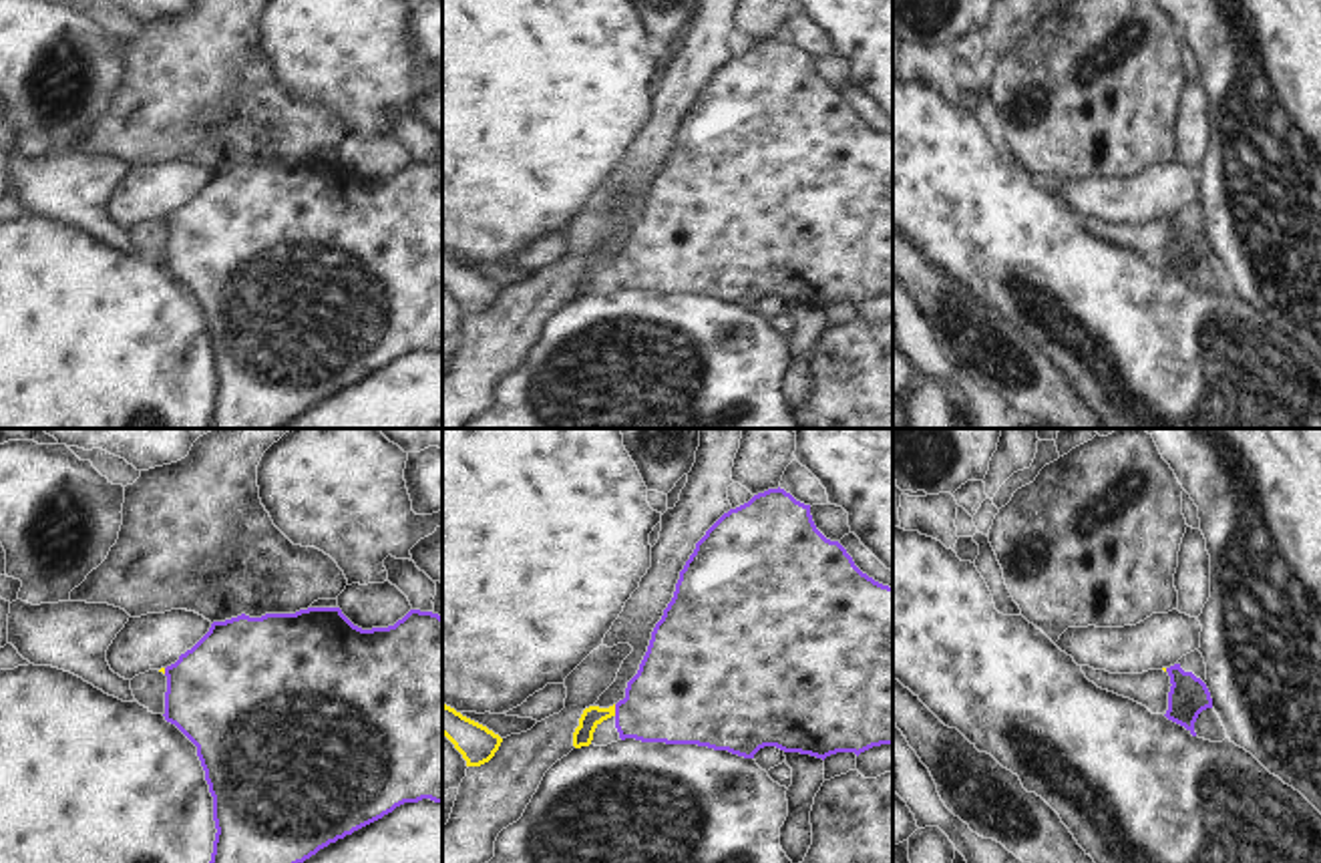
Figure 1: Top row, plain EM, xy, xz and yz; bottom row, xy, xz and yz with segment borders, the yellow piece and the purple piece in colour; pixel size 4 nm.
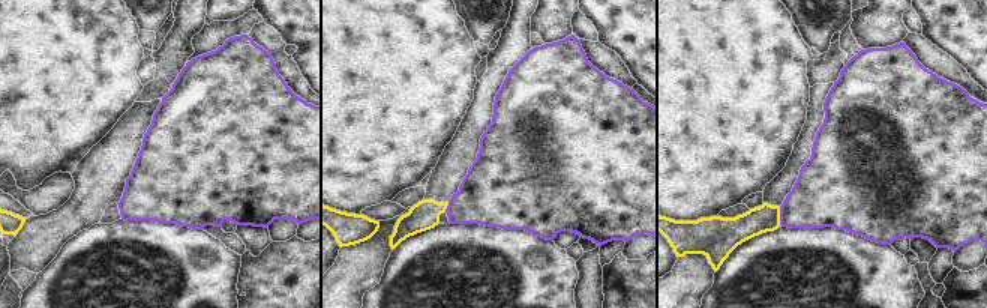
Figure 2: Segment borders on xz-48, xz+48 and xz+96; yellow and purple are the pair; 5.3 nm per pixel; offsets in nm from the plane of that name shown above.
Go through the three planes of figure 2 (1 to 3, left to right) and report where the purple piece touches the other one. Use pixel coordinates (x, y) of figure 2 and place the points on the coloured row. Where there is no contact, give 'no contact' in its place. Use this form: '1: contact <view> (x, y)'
1: no contact
2: contact xz+48 (447, 205)
3: contact xz+96 (779, 215)

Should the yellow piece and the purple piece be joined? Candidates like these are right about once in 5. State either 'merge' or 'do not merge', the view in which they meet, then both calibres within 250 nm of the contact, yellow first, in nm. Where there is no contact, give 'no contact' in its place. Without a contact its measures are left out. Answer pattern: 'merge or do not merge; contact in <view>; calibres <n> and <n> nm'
do not merge; contact in xz; calibres 80 and 360 nm

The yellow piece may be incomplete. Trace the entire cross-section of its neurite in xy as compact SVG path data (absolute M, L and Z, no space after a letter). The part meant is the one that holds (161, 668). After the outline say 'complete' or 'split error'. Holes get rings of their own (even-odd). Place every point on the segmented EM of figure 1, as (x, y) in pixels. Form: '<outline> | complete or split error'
M165 668L149 670L131 680L135 700L153 714L165 714L167 676Z | split error

